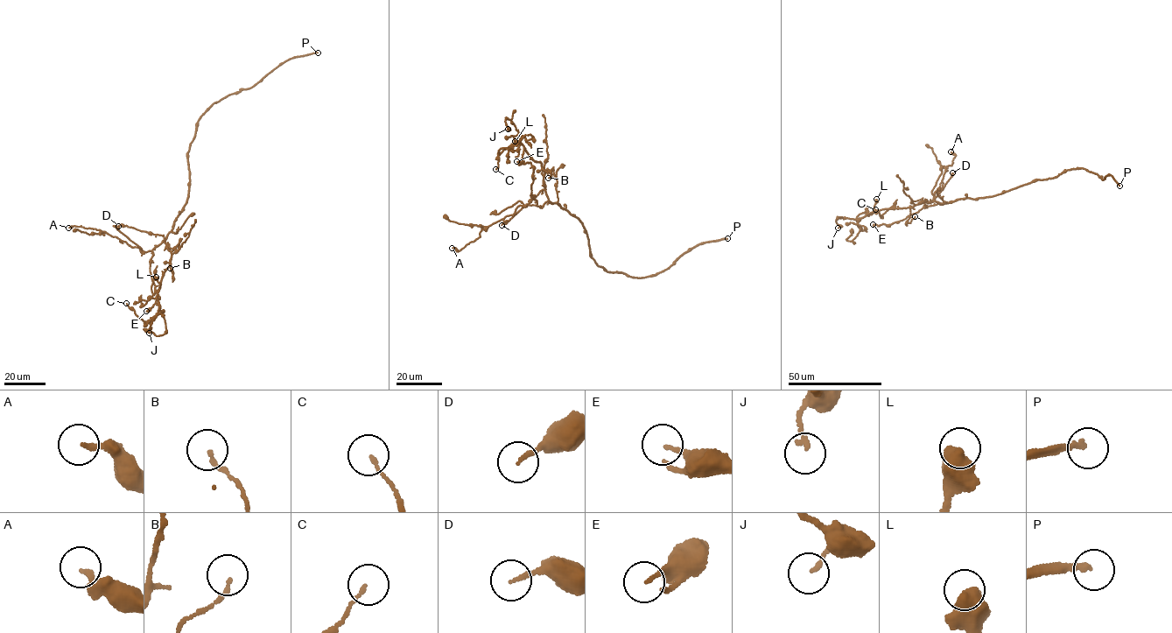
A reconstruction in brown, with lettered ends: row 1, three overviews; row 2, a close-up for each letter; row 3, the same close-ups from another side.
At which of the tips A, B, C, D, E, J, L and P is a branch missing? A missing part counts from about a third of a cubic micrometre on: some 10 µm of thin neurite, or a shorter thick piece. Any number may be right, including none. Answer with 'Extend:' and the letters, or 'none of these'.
Extend: P

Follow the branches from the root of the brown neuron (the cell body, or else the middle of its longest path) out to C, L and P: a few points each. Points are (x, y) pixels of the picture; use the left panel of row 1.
C: (189, 189), (187, 201), (164, 242), (171, 255), (157, 296), (159, 312), (145, 321), (126, 303)
L: (189, 189), (187, 201), (165, 240), (171, 255), (160, 287), (156, 277)
P: (189, 189), (186, 155), (202, 115), (228, 95), (253, 87), (285, 61), (318, 52)

